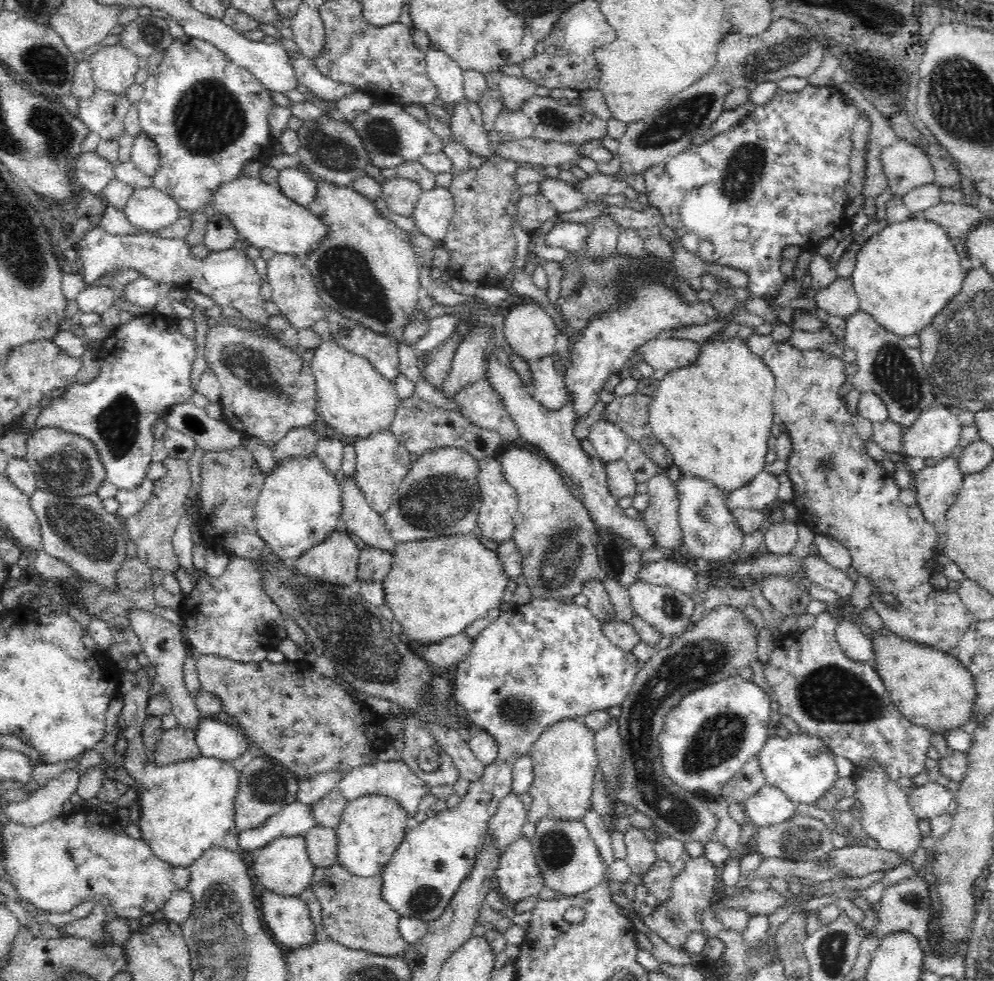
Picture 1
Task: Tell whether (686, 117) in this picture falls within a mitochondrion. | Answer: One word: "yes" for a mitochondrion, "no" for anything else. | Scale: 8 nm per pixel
yes

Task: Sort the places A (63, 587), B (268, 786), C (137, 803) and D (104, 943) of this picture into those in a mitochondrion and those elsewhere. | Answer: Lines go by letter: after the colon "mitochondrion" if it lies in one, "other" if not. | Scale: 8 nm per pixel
A: other
B: mitochondrion
C: other
D: other

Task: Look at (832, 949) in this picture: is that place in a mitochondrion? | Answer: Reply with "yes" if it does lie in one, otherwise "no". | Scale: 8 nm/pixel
yes

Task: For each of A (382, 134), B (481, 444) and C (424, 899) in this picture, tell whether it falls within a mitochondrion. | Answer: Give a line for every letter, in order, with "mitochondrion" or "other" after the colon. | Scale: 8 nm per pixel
A: mitochondrion
B: other
C: mitochondrion

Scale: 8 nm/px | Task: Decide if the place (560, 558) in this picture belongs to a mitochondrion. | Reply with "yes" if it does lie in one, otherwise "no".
yes

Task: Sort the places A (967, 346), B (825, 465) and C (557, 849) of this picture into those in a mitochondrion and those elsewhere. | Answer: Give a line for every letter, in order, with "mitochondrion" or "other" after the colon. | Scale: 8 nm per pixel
A: mitochondrion
B: mitochondrion
C: mitochondrion

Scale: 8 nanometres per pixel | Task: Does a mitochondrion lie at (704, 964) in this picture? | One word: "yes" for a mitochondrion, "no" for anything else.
no

